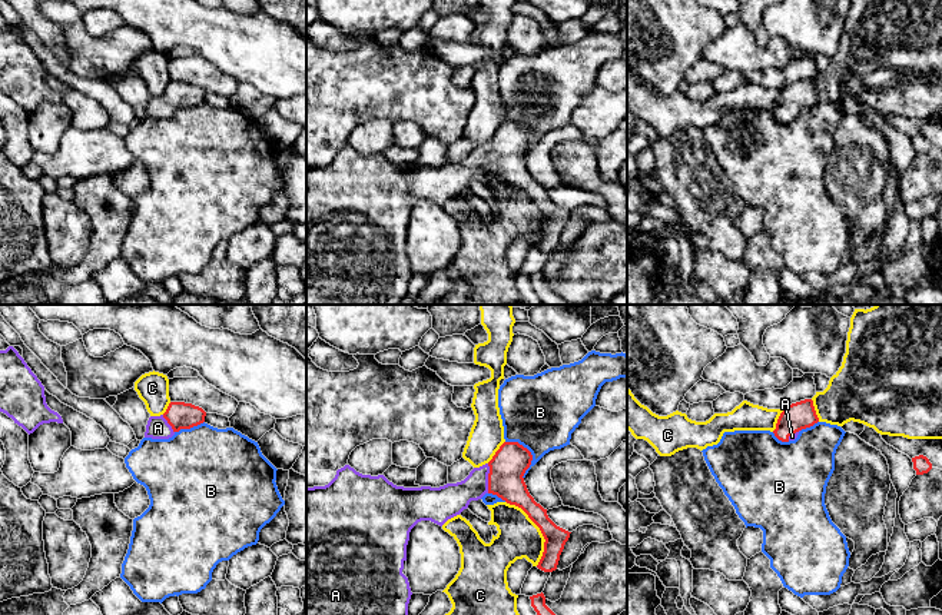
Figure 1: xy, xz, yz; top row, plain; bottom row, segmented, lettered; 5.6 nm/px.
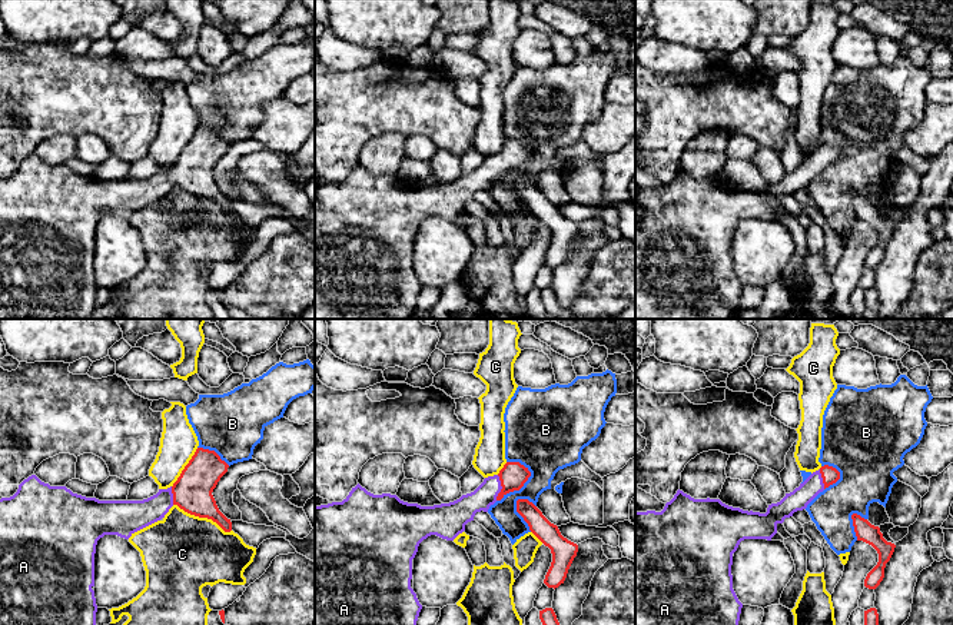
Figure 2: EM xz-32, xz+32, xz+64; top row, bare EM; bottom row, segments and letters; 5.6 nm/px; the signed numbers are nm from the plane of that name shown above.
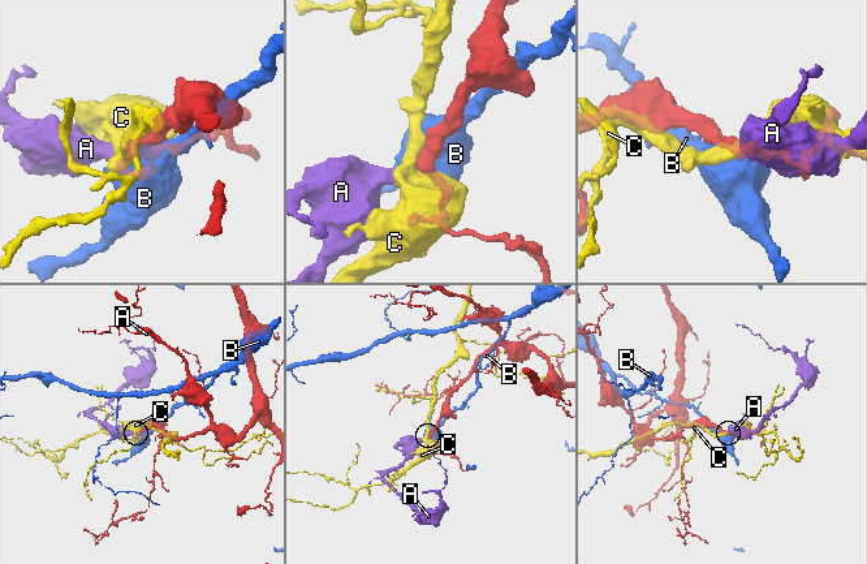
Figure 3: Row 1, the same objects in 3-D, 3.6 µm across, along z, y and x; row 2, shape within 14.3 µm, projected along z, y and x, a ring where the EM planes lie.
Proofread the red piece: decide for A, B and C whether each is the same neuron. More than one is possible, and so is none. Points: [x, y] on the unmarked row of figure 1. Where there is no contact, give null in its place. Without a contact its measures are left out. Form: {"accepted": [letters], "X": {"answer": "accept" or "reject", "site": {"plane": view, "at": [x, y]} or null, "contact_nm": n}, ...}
{"accepted": ["A"], "A": {"answer": "accept", "site": {"plane": "xz", "at": [488, 158]}, "contact_nm": 170}, "B": {"answer": "reject", "site": {"plane": "xz", "at": [530, 133]}, "contact_nm": 240}, "C": {"answer": "reject", "site": {"plane": "xz", "at": [540, 209]}, "contact_nm": 400}}

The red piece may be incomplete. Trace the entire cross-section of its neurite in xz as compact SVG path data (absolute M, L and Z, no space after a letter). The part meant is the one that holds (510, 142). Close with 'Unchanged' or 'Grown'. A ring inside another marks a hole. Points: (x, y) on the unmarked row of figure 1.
M504 122L492 139L474 147L457 163L440 167L404 167L389 162L384 154L371 156L356 152L349 144L336 150L335 157L325 166L306 167L306 305L402 305L408 297L411 267L402 253L407 240L407 225L411 209L421 200L431 200L442 206L448 199L460 195L471 180L492 173L510 184L521 187L540 207L545 222L537 245L544 252L557 249L560 235L570 217L568 210L557 206L540 183L530 174L524 153L533 140L531 132L518 122Z. Grown

